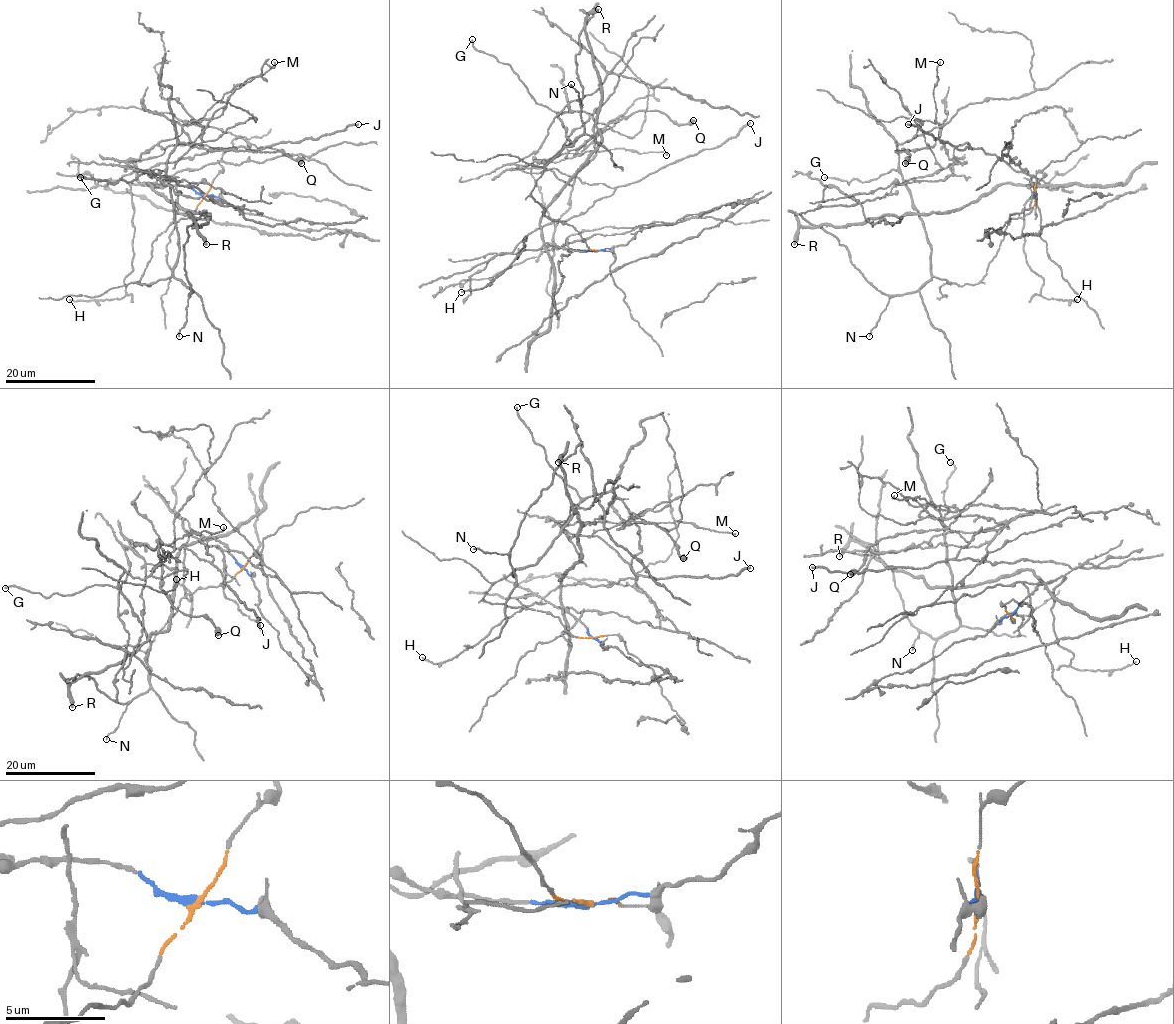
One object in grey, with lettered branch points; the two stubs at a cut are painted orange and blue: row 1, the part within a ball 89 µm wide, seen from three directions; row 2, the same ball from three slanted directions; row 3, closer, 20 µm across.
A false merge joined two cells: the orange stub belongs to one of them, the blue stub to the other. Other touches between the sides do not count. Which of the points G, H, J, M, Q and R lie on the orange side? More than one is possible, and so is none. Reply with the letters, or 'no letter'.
G

